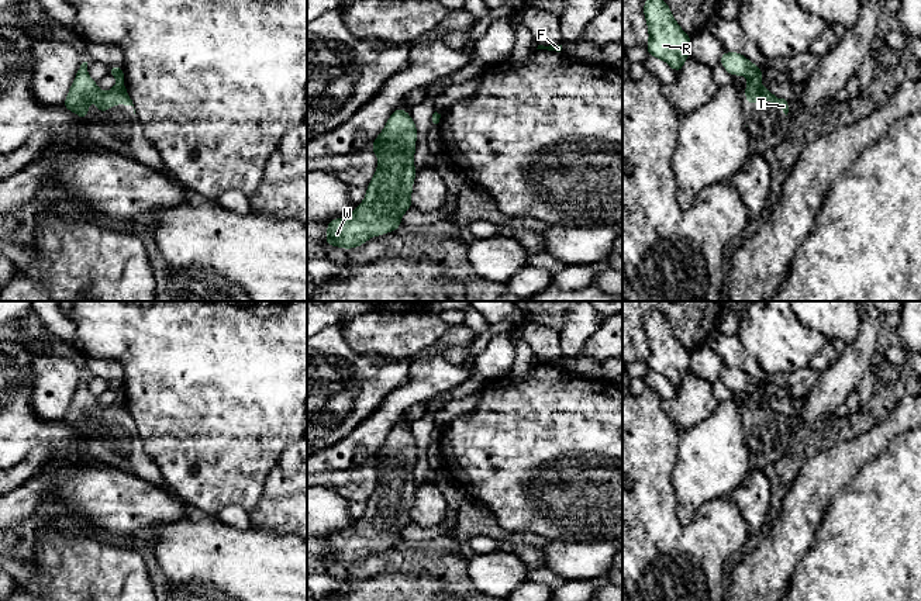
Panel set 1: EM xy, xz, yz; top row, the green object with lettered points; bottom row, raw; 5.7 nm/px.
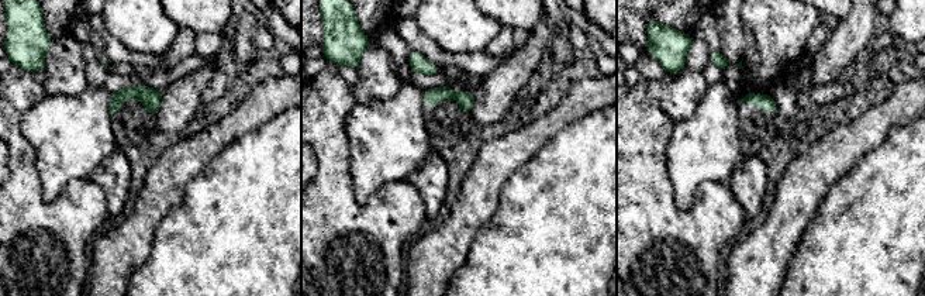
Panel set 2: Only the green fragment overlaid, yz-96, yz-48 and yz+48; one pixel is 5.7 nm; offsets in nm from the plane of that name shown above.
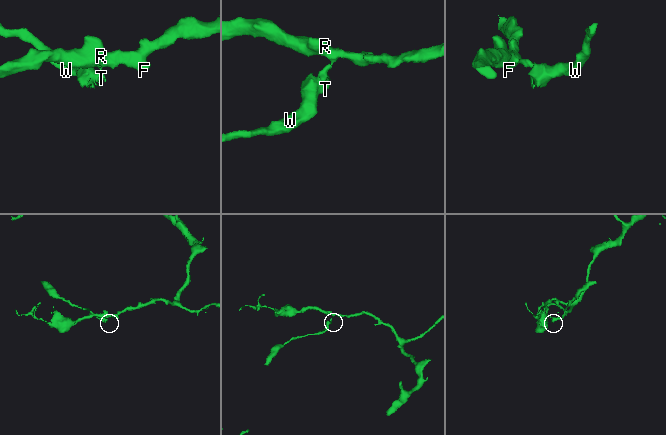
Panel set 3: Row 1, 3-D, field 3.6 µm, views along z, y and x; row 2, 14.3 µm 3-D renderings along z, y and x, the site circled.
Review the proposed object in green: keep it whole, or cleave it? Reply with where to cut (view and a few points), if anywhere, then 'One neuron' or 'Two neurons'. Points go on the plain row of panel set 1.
Split along yz (751, 396), (759, 399). Two neurons

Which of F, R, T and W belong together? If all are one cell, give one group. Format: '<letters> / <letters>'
F R / T W

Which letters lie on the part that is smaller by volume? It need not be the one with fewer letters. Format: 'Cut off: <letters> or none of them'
Cut off: T, W

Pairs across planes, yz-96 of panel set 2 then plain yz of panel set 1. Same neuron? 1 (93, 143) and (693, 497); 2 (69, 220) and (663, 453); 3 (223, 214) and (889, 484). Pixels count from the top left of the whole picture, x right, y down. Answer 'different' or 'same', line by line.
1: same
2: same
3: same

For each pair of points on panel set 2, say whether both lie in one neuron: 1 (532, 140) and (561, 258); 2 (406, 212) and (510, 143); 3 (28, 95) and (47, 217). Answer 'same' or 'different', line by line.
1: different
2: different
3: same

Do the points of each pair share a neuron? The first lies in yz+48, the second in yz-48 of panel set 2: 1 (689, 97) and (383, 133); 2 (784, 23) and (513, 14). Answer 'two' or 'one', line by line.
1: two
2: two

